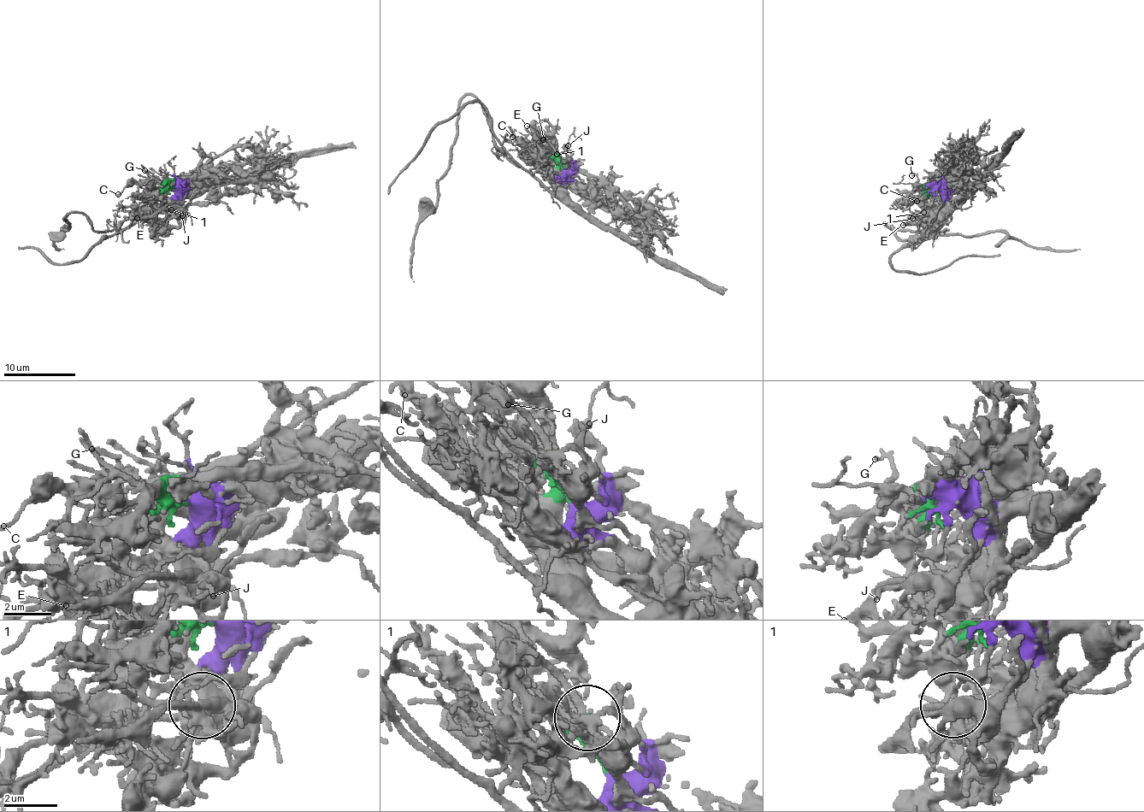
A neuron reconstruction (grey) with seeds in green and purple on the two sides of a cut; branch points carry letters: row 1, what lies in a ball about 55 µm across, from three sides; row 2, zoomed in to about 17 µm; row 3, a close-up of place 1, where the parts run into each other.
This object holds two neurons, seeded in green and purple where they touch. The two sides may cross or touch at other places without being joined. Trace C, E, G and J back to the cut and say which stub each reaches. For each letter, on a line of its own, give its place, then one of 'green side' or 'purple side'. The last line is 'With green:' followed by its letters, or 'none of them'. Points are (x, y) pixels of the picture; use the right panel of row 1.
C: at (916, 201); green side
E: at (903, 225); purple side
G: at (911, 175); green side
J: at (912, 218); purple side
With green: C, G

